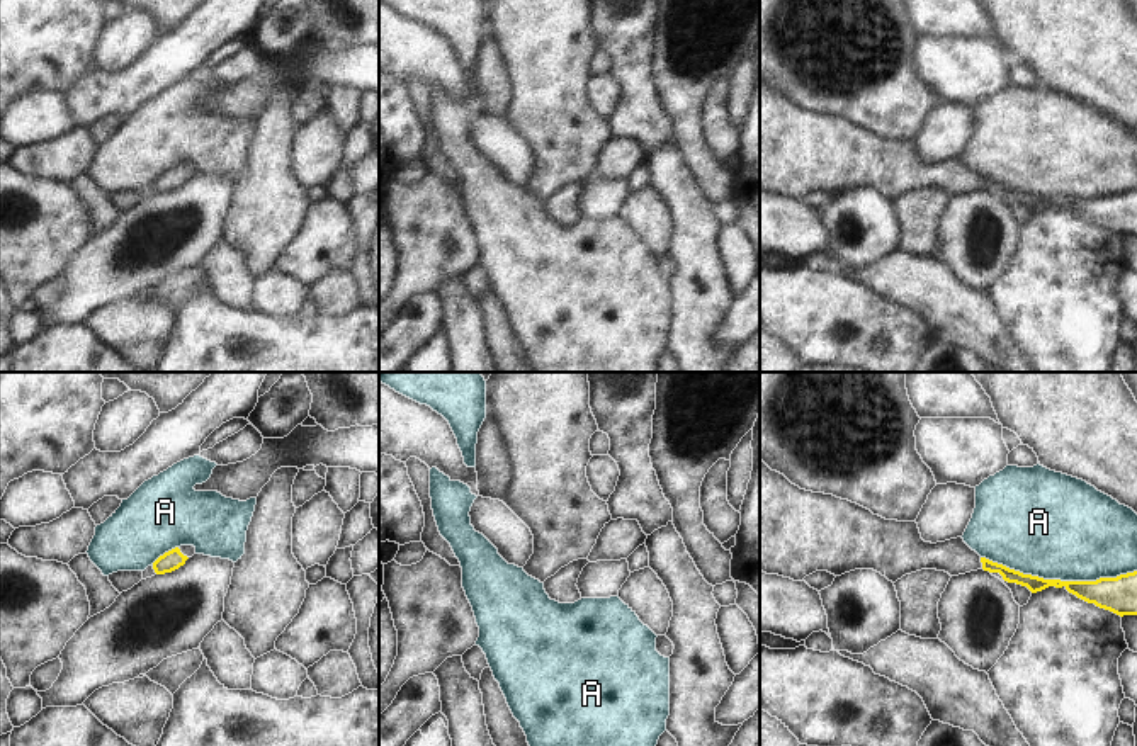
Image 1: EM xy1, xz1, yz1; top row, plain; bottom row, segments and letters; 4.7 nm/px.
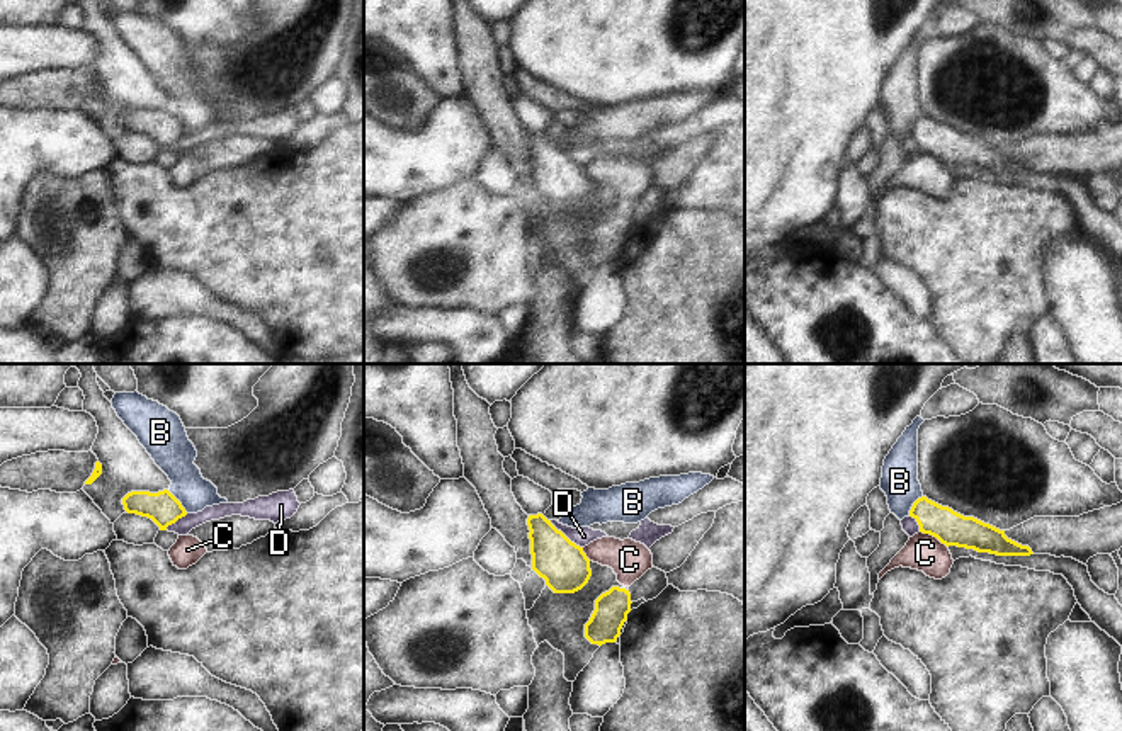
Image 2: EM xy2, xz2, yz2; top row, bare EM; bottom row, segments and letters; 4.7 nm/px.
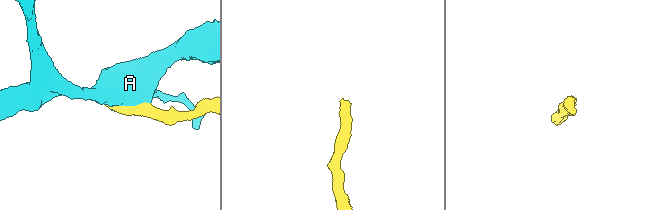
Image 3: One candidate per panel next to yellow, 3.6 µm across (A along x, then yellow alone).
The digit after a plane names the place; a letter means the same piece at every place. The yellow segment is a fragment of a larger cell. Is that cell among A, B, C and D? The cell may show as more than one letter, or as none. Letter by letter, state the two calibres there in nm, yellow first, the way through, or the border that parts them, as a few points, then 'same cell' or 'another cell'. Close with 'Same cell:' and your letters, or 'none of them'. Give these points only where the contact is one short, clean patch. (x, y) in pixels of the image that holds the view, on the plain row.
A: calibres 160 and 500 nm; another cell
B: calibres 160 and 200 nm; border xy2 (167, 109), (187, 131); another cell
C: calibres 160 and 180 nm; border yz2 (920, 150), (935, 155), (947, 167); another cell
D: calibres 220 and 90 nm; border xz2 (549, 140), (582, 167); another cell
Same cell: none of them

